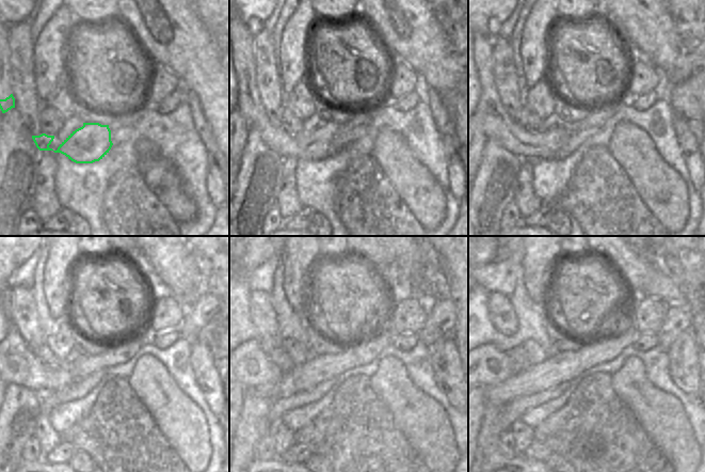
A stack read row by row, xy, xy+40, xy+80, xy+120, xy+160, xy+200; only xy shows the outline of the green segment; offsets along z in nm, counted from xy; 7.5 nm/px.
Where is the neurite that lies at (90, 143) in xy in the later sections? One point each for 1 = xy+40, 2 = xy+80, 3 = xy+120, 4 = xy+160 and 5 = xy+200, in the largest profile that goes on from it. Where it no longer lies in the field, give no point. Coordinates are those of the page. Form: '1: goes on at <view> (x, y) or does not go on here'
1: goes on at xy+40 (317, 144)
2: goes on at xy+80 (494, 121)
3: goes on at xy+120 (12, 361)
4: goes on at xy+160 (251, 366)
5: goes on at xy+200 (490, 366)

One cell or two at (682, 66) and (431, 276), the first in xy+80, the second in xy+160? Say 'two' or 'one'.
two

